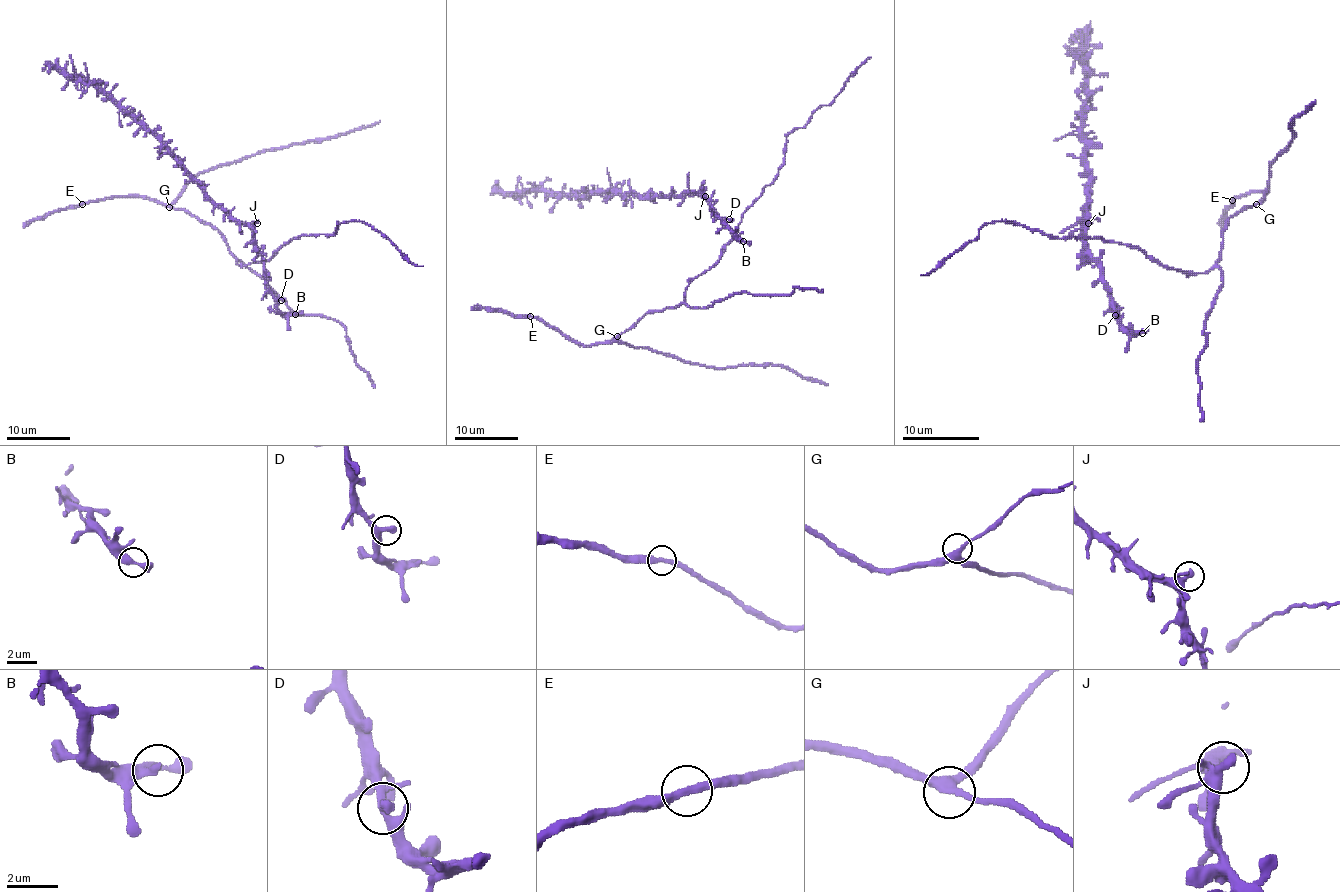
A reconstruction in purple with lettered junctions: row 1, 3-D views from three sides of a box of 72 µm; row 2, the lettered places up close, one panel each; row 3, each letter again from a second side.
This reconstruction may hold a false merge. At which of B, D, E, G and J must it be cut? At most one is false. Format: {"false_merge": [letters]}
{"false_merge": []}

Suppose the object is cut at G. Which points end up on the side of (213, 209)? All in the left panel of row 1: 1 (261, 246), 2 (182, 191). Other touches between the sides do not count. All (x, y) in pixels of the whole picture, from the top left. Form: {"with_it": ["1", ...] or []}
{"with_it": ["1", "2"]}

